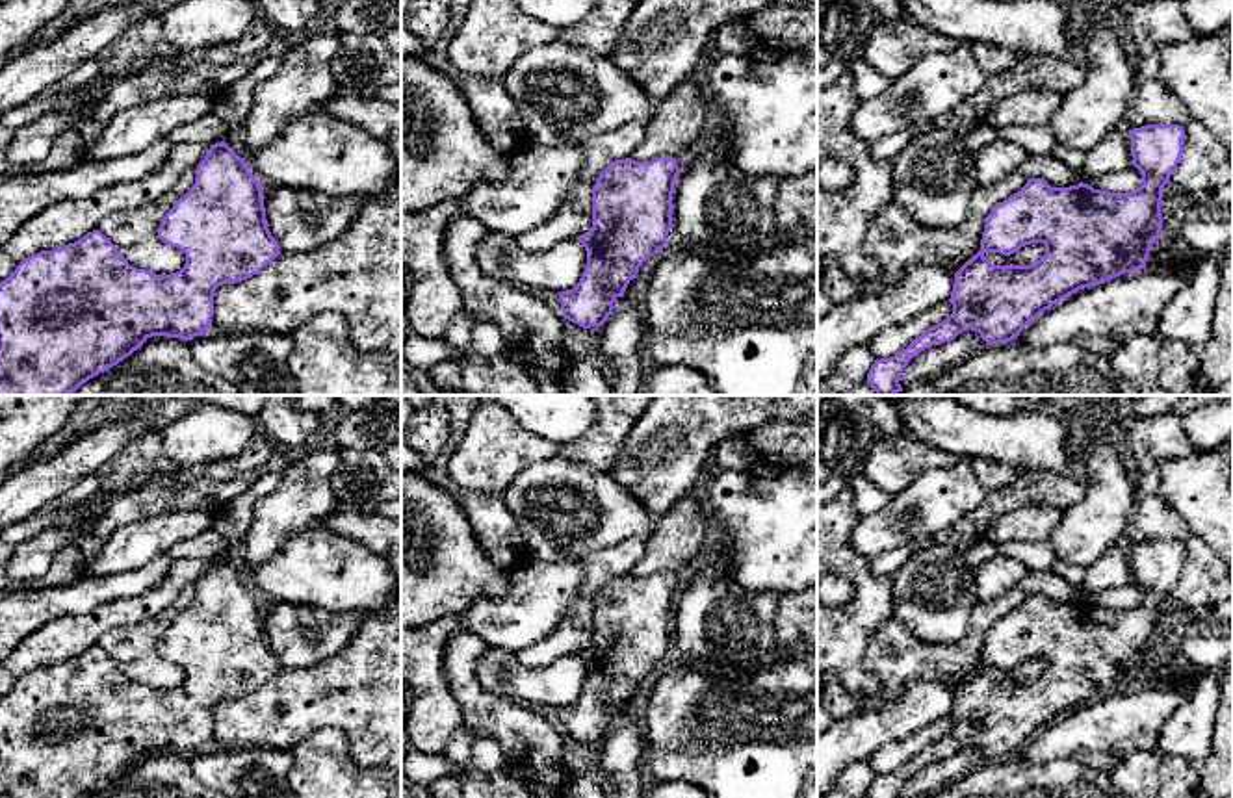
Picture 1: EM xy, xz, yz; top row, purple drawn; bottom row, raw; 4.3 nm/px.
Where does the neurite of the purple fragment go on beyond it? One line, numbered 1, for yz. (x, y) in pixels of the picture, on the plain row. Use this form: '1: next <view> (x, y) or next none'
1: next none

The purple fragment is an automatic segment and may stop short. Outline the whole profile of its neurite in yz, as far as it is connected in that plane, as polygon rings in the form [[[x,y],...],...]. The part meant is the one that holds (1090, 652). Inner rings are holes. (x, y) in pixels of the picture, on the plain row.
[[[1146,540],[1129,546],[1129,553],[1133,581],[1142,588],[1138,605],[1110,609],[1083,598],[1051,603],[1044,594],[1029,594],[1018,609],[993,622],[984,640],[980,666],[954,689],[949,714],[953,729],[899,770],[875,776],[867,798],[899,798],[914,772],[969,744],[979,748],[986,761],[1008,759],[1032,735],[1079,705],[1146,685],[1151,661],[1162,651],[1162,603],[1170,599],[1170,590],[1181,575],[1185,546],[1179,540]],[[1031,659],[1045,661],[1045,670],[1031,681],[995,681],[984,674],[986,668],[1010,672]]]

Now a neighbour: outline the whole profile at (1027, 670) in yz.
[[[1031,659],[1021,663],[1018,668],[1005,672],[999,668],[984,668],[984,674],[995,681],[1031,681],[1045,670],[1044,659]]]

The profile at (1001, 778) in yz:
[[[1073,757],[986,761],[925,798],[1127,798],[1110,776]]]

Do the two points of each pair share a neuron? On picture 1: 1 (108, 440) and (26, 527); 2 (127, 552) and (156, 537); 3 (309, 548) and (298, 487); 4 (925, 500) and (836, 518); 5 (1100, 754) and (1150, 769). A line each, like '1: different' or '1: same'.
1: different
2: same
3: different
4: different
5: different

